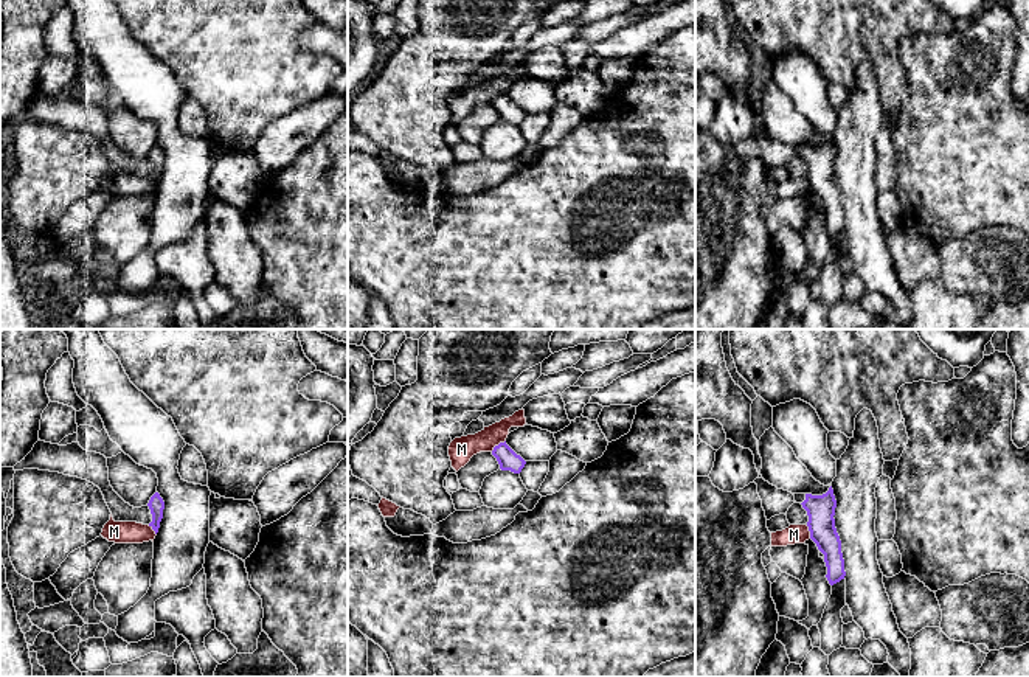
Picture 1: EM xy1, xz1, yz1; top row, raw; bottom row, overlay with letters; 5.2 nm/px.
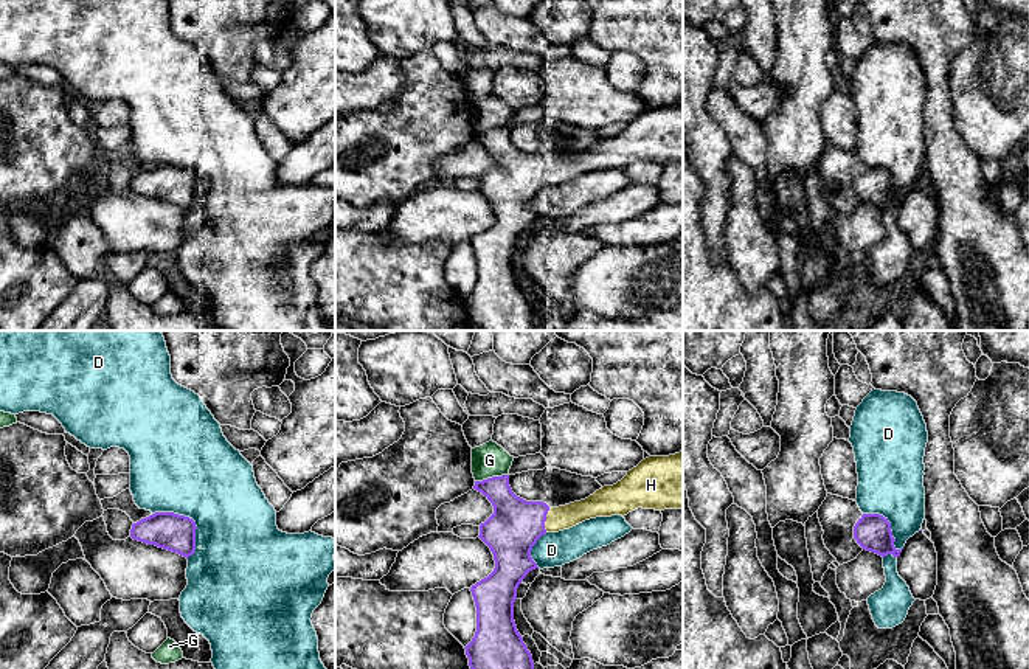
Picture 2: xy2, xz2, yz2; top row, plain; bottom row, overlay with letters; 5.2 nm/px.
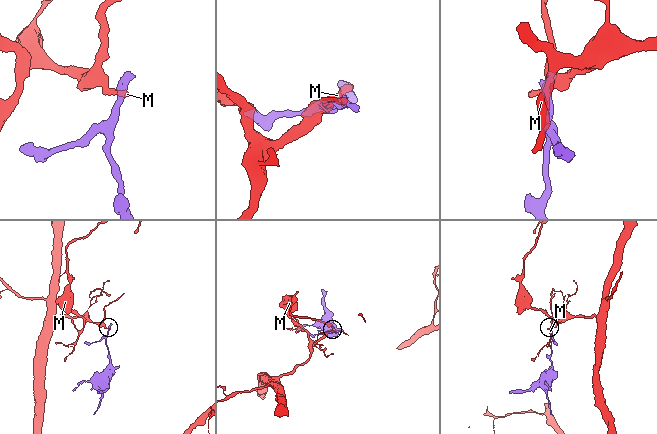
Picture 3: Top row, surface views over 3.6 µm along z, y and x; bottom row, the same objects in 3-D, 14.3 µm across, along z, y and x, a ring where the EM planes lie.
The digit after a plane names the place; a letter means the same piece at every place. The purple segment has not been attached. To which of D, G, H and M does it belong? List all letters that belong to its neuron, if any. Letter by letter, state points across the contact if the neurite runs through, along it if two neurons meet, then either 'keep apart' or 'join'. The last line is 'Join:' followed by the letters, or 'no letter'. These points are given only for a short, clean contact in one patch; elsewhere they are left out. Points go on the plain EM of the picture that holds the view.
D: keep apart
G: border along xz2 (508, 126), (475, 134); keep apart
H: join
M: border along xz1 (505, 92), (491, 103); keep apart
Join: H

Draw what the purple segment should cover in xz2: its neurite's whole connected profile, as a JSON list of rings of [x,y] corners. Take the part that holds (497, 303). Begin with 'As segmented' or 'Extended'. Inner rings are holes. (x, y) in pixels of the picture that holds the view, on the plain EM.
Extended. [[[683,104],[669,109],[649,109],[616,137],[604,138],[585,152],[559,160],[517,149],[509,138],[509,127],[475,133],[473,141],[481,144],[494,158],[494,166],[480,177],[478,189],[490,200],[495,220],[470,241],[476,259],[476,284],[464,300],[469,318],[483,331],[534,331],[532,307],[514,273],[517,241],[529,224],[539,220],[531,210],[532,199],[546,185],[570,182],[596,169],[624,169],[638,160],[683,161]]]

